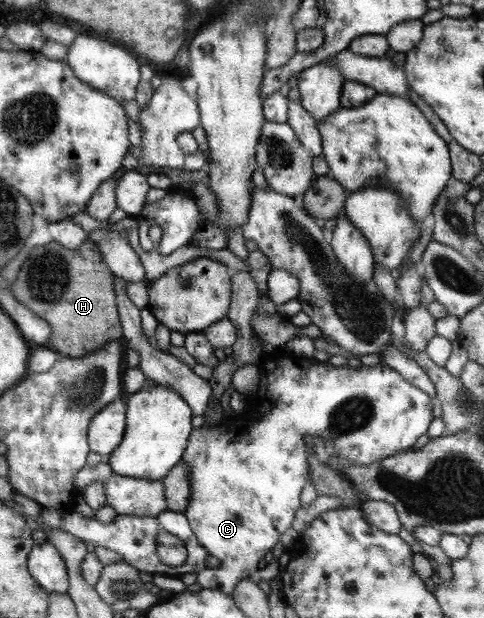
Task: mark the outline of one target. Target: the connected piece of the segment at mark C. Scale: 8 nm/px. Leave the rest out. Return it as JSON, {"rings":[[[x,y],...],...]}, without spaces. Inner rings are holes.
{"rings":[[[285,350],[281,354],[275,352],[265,358],[261,357],[261,362],[257,366],[260,383],[258,383],[258,389],[254,393],[245,396],[246,410],[233,417],[224,416],[217,425],[207,426],[206,423],[203,423],[199,427],[192,428],[189,435],[189,445],[186,447],[181,459],[187,465],[187,470],[189,471],[189,494],[184,514],[194,535],[197,536],[198,543],[205,548],[209,555],[216,557],[220,561],[218,567],[206,567],[196,573],[195,583],[203,589],[217,590],[225,593],[226,596],[232,596],[234,587],[237,586],[242,578],[246,578],[256,572],[258,561],[266,555],[266,551],[270,551],[278,543],[280,533],[284,533],[290,527],[296,511],[301,508],[301,489],[309,481],[310,473],[308,461],[306,461],[306,451],[314,437],[322,440],[325,450],[334,458],[346,460],[348,463],[357,463],[358,465],[370,465],[412,449],[415,441],[427,432],[426,429],[429,429],[430,422],[432,422],[431,397],[426,392],[420,391],[420,389],[408,383],[405,377],[400,376],[394,369],[388,368],[382,365],[382,363],[378,363],[373,367],[363,365],[360,368],[350,368],[347,365],[331,367],[327,362],[319,362],[310,358],[297,358]]]}

